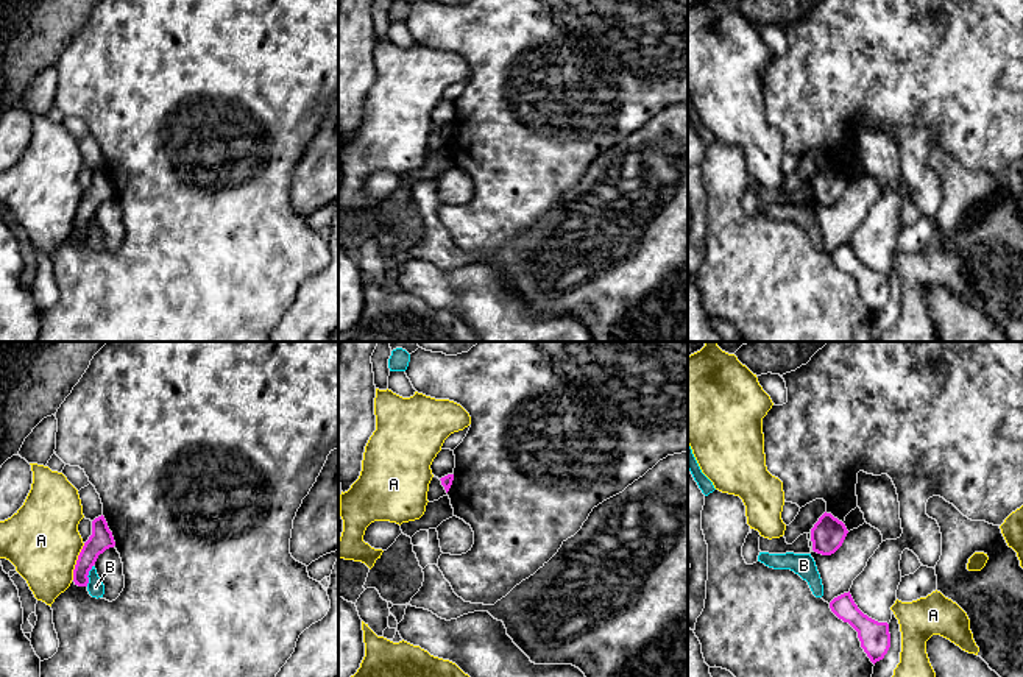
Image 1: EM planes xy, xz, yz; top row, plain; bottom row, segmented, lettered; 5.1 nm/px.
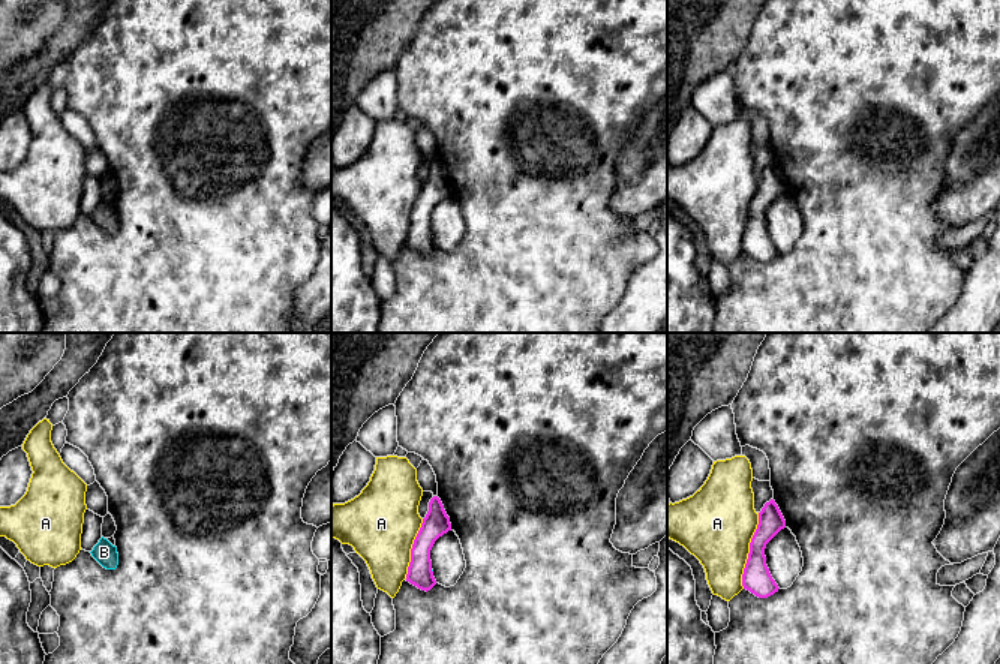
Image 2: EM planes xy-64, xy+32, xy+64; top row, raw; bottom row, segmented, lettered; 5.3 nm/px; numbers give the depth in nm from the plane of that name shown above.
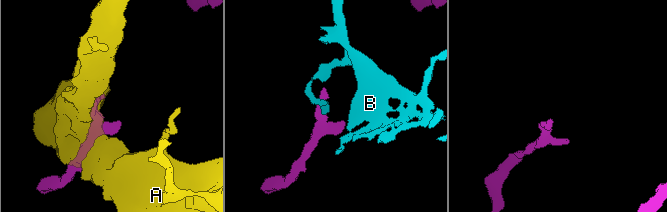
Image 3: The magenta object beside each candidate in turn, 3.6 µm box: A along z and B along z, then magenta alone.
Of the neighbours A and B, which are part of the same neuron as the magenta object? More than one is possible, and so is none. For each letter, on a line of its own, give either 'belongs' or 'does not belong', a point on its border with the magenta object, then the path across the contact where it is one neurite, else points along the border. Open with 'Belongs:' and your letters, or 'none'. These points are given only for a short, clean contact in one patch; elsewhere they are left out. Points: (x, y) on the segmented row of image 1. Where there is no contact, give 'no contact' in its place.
Belongs: none
A: does not belong; meets magenta in xy at (77, 562)
B: does not belong; meets magenta in xy at (88, 574); border along xy (92, 565), (86, 585)

